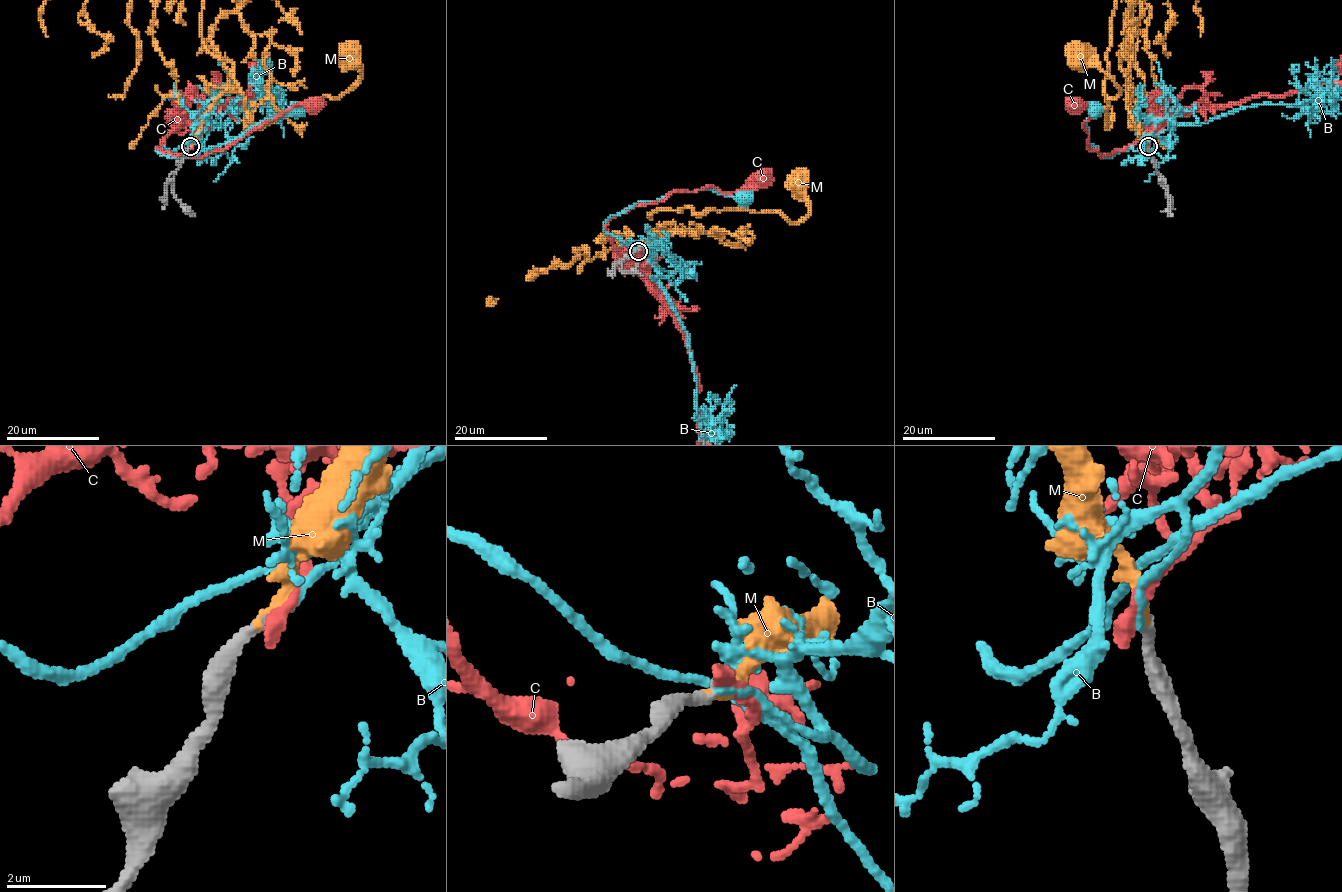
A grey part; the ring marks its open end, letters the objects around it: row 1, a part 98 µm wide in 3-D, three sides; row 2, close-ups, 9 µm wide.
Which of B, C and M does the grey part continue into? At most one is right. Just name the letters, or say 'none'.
M

